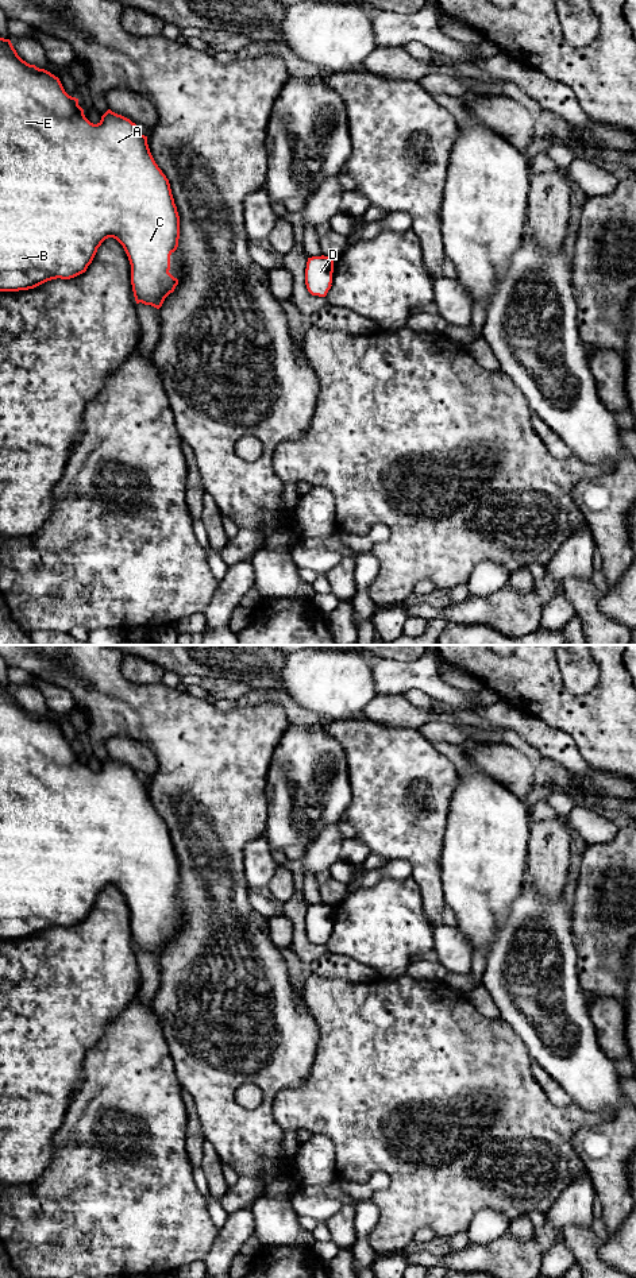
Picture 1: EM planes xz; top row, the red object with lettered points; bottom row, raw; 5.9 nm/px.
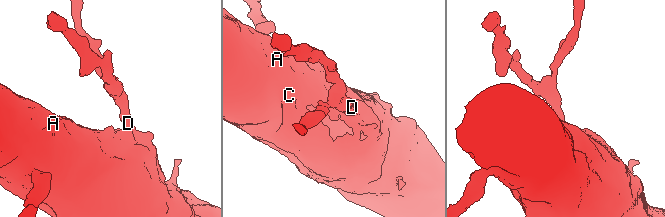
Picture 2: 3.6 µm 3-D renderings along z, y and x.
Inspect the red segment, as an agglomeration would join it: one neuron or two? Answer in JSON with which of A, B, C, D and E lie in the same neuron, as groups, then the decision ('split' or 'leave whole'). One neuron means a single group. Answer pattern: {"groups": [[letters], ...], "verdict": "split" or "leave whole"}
{"groups": [["A", "B", "C", "D", "E"]], "verdict": "leave whole"}

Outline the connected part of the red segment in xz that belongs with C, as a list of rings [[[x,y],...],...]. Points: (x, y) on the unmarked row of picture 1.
[[[0,686],[0,939],[19,939],[34,937],[51,927],[70,927],[86,919],[97,896],[108,887],[116,887],[124,896],[131,912],[131,933],[136,951],[151,953],[159,957],[165,946],[174,939],[178,927],[170,918],[170,903],[178,895],[180,864],[170,831],[166,823],[155,811],[147,784],[142,783],[136,772],[130,767],[108,757],[97,772],[90,771],[78,746],[69,744],[59,726],[45,717],[23,709],[14,696],[9,687]]]

